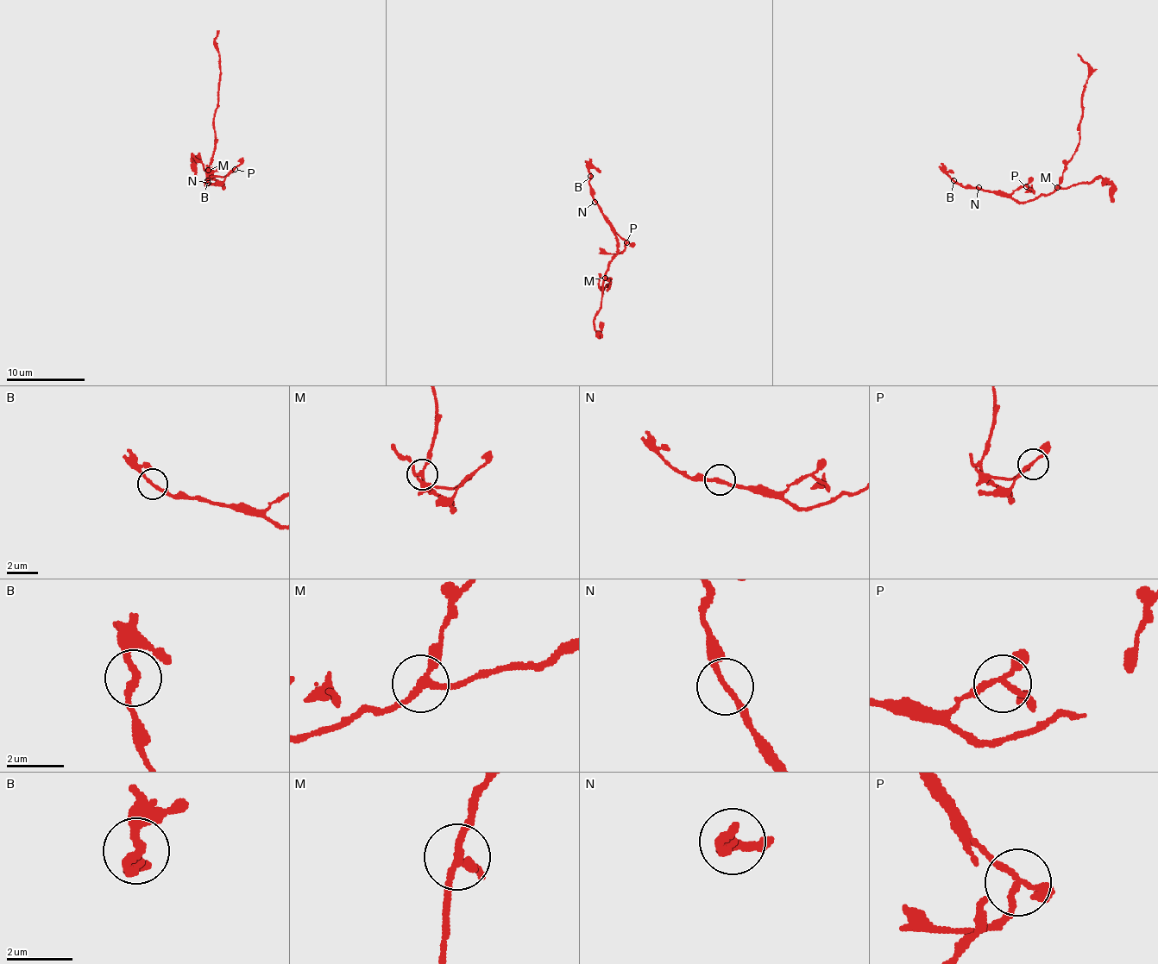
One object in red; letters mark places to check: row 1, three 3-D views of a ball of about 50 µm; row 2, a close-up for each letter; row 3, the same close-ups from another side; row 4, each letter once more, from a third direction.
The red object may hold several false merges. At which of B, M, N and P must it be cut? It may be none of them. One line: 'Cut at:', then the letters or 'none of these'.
Cut at: M, P

